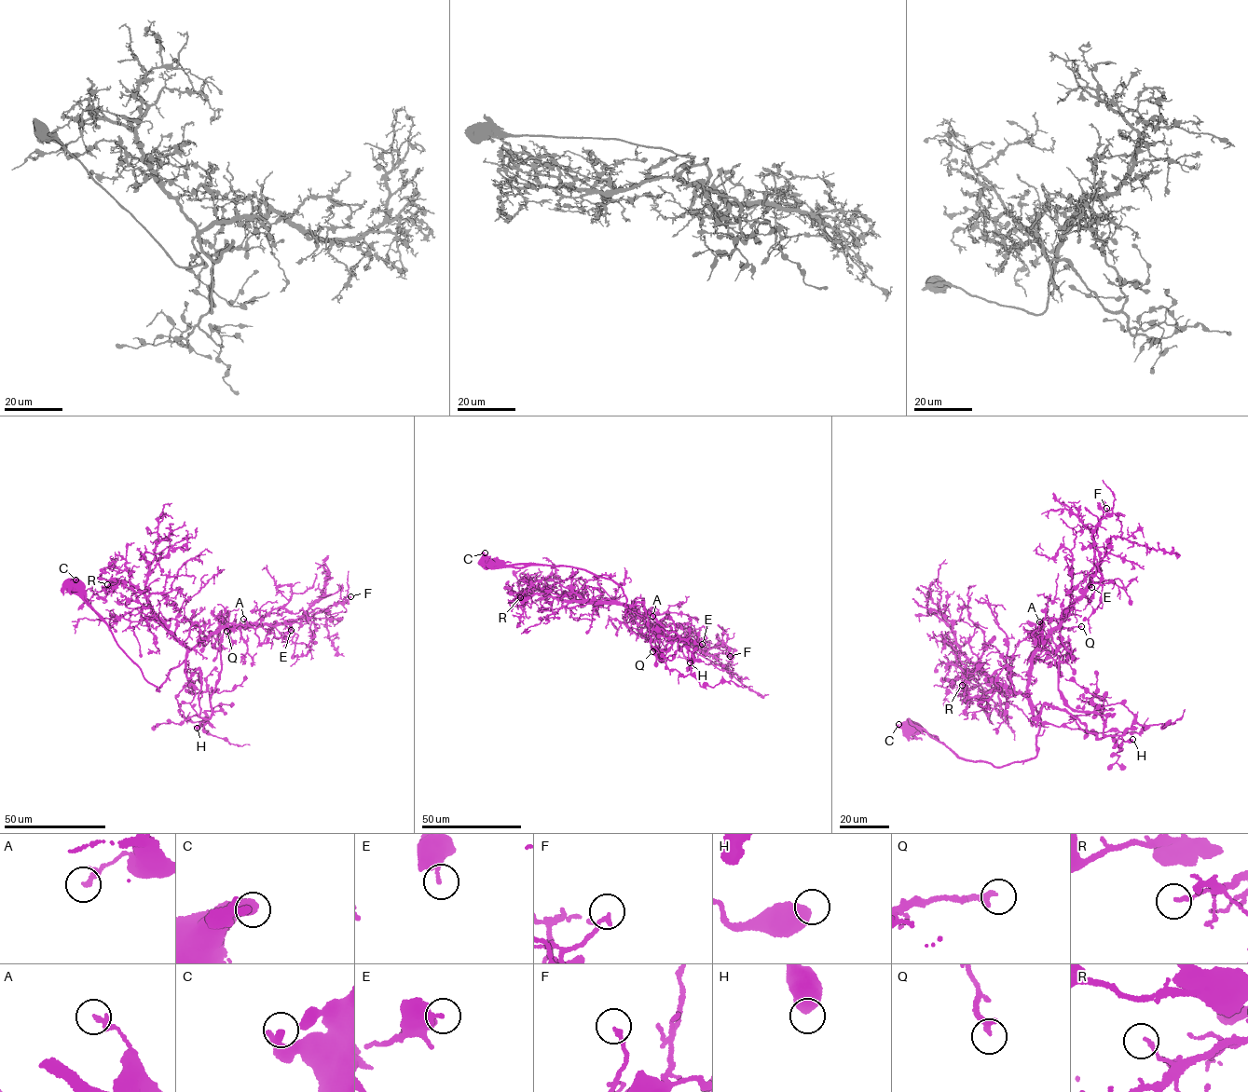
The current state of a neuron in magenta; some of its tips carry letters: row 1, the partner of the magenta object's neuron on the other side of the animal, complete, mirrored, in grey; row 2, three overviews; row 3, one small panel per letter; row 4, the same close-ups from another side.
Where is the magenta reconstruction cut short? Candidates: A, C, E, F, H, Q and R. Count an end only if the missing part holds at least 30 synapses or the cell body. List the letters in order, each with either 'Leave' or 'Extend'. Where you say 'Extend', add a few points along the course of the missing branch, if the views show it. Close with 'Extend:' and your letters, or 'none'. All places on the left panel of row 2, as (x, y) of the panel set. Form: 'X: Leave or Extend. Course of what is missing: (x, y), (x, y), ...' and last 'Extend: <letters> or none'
A: Leave
C: Leave
E: Leave
F: Leave
H: Leave
Q: Leave
R: Leave
Extend: none

